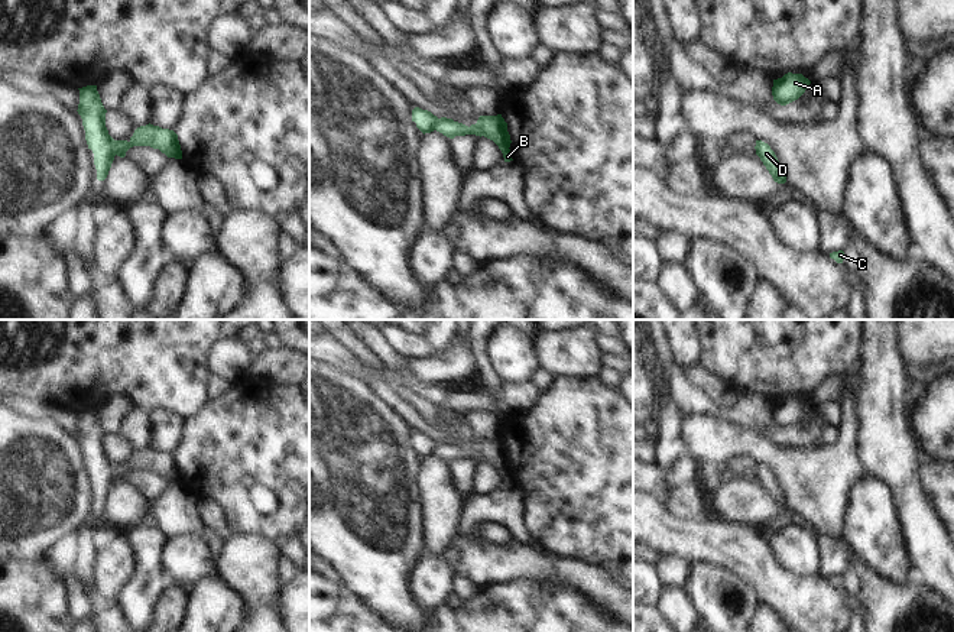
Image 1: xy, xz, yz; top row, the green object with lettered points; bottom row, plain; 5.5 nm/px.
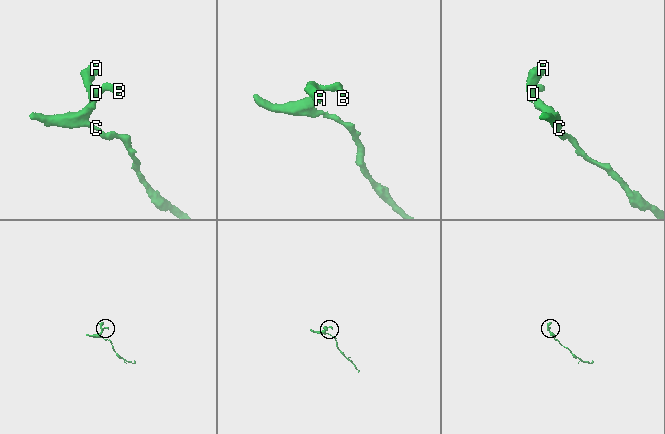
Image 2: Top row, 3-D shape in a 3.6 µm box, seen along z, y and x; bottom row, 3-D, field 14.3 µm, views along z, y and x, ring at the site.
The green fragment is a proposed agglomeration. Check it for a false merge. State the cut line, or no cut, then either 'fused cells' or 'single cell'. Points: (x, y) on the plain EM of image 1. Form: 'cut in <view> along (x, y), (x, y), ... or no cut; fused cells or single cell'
cut in xy along (116, 464), (114, 477); fused cells

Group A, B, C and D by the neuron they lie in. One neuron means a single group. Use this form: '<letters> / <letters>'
A / B C D

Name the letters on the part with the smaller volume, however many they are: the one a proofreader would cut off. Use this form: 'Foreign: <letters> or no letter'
Foreign: A

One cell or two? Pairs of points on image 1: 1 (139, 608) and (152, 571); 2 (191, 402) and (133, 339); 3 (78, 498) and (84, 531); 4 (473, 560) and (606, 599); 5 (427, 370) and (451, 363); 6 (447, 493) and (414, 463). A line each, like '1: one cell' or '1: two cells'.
1: one cell
2: one cell
3: two cells
4: one cell
5: one cell
6: two cells

